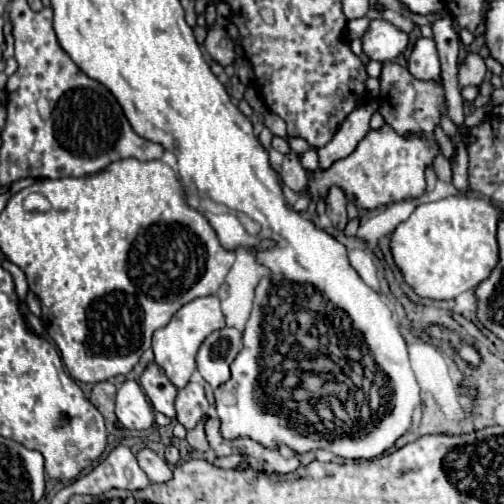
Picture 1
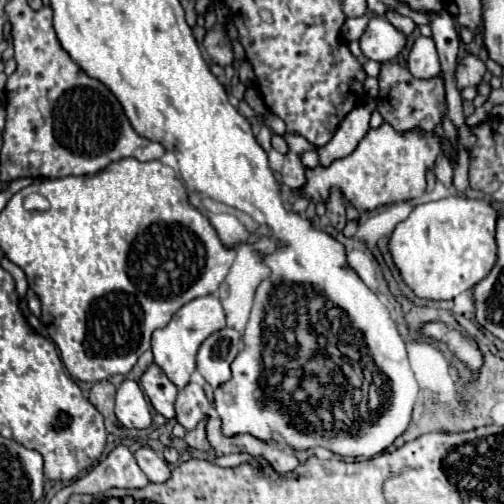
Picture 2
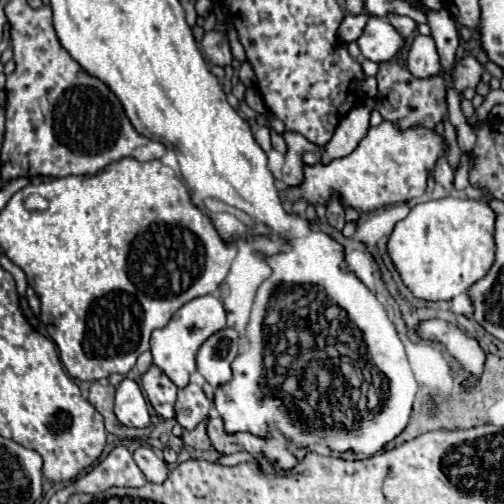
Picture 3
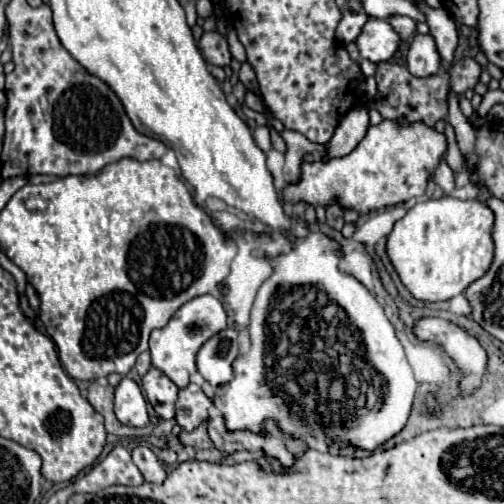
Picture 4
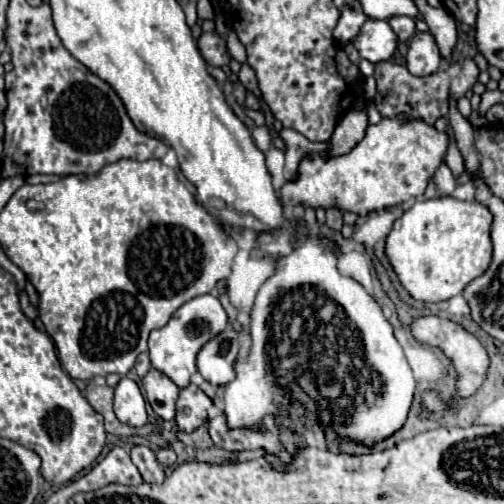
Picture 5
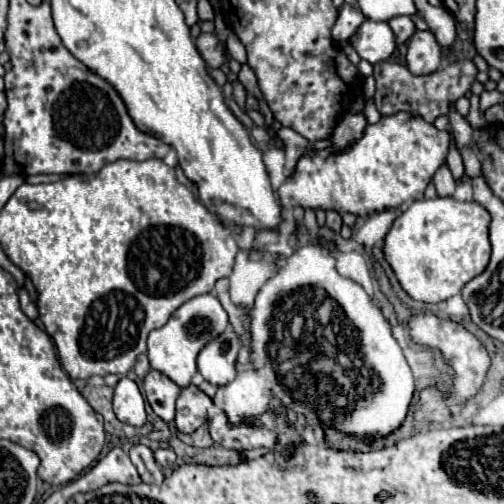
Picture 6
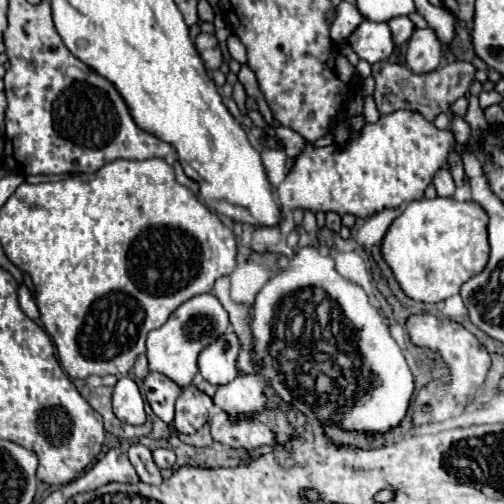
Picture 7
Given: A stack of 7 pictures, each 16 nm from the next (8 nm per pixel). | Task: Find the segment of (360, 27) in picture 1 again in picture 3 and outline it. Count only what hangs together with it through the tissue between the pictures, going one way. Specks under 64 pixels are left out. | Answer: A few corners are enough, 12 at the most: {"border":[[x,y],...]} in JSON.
{"border":[[368,14],[346,16],[340,26],[342,42],[358,40]]}

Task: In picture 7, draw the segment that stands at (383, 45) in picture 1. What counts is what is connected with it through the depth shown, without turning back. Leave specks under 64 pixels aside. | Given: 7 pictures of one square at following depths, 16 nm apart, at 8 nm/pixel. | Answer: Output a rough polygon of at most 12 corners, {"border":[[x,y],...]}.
{"border":[[364,20],[348,42],[370,64],[394,52],[386,22]]}

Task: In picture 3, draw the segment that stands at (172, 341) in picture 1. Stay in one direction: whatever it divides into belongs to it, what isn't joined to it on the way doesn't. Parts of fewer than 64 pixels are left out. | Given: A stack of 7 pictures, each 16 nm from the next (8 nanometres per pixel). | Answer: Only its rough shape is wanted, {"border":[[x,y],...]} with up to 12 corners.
{"border":[[218,296],[186,302],[152,332],[154,364],[184,388],[202,342],[226,326]]}

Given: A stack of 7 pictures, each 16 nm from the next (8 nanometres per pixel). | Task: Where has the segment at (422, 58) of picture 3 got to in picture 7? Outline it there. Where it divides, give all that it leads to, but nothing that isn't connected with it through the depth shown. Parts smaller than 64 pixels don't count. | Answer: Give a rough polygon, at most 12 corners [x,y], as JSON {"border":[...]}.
{"border":[[430,28],[414,30],[406,62],[414,74],[442,64],[442,46]]}

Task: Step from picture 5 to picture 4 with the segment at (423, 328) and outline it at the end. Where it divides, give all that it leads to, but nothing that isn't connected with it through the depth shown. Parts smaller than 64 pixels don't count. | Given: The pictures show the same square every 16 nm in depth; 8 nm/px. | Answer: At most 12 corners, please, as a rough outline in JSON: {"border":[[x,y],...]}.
{"border":[[442,318],[418,320],[414,334],[444,346],[466,374],[468,394],[480,384],[486,352],[474,336]]}

